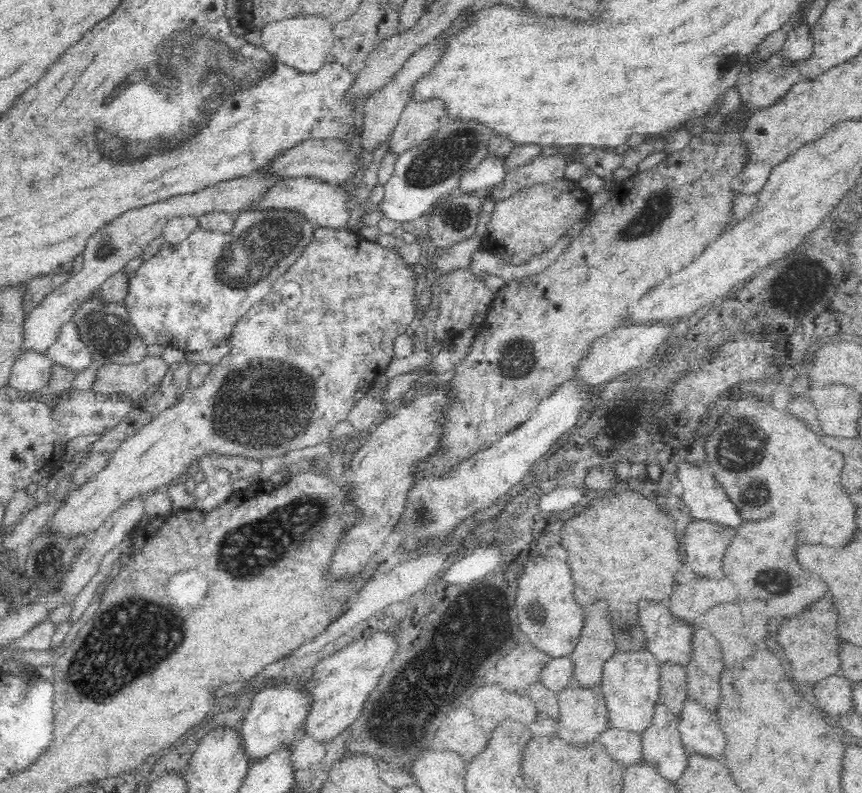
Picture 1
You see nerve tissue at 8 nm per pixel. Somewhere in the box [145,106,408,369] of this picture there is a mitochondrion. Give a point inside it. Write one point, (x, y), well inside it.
(252, 254)

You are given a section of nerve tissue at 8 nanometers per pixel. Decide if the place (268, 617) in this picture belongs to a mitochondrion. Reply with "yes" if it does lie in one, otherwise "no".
no

